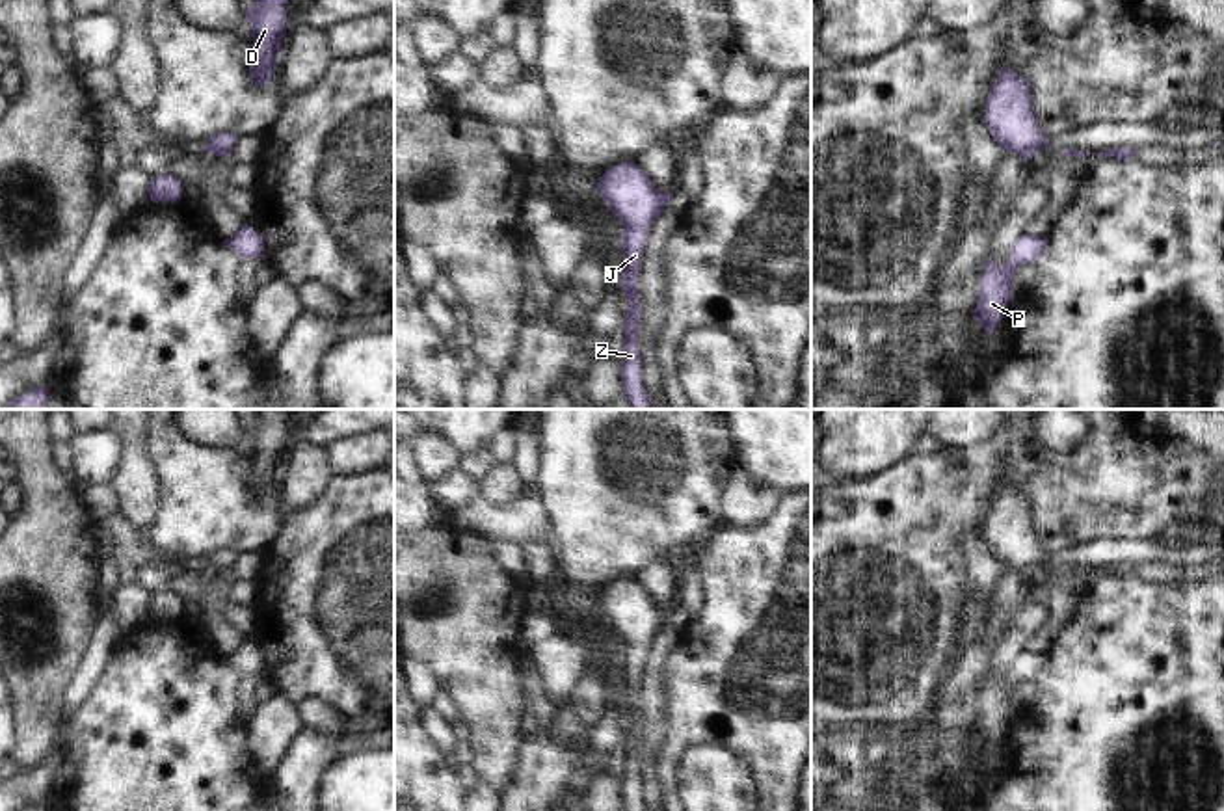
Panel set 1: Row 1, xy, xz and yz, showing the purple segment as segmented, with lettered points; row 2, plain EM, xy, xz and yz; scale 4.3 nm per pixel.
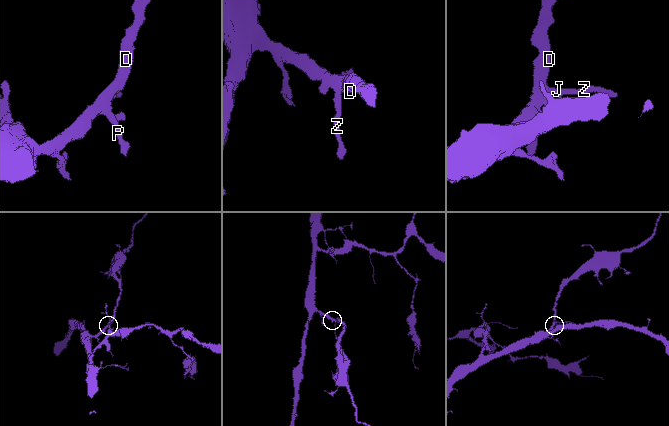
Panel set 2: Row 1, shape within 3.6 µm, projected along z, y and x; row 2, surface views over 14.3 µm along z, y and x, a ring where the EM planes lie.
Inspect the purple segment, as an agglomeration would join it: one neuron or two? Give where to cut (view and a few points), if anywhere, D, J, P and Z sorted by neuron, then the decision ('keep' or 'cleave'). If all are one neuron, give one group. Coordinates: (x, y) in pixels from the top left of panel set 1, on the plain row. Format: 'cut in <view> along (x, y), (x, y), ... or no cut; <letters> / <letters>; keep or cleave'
no cut; D J P Z; keep

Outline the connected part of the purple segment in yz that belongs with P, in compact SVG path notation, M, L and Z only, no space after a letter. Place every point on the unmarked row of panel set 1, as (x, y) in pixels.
M1025 649L1014 662L1010 679L1004 683L995 681L990 673L986 675L986 686L980 699L980 711L977 718L975 737L982 740L986 751L993 751L995 740L1003 737L1008 727L1008 720L1014 714L1014 690L1019 683L1036 679L1040 670L1045 666L1049 651L1036 653Z

